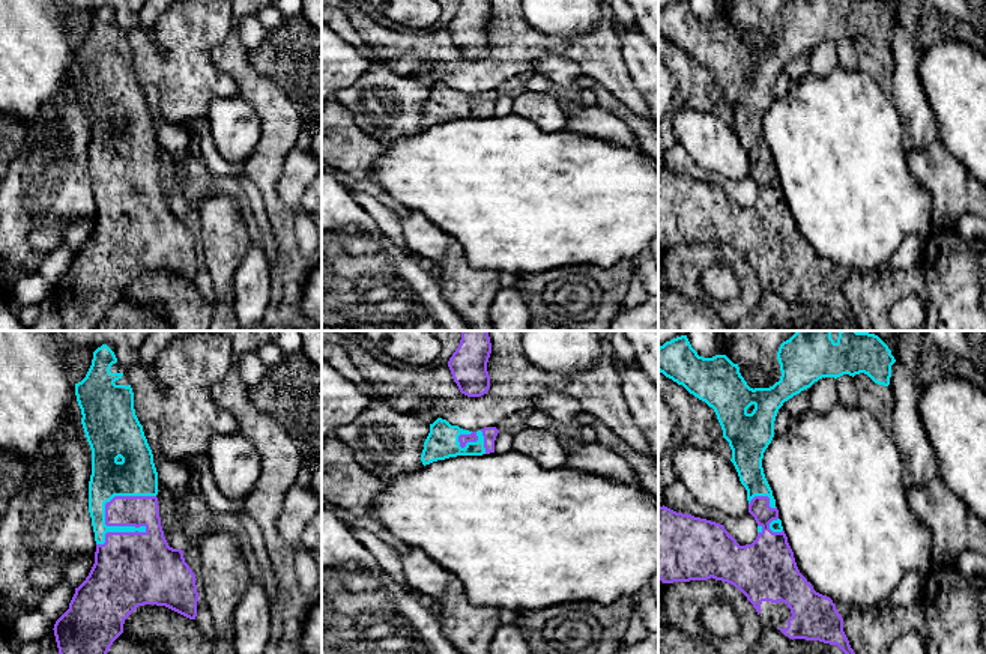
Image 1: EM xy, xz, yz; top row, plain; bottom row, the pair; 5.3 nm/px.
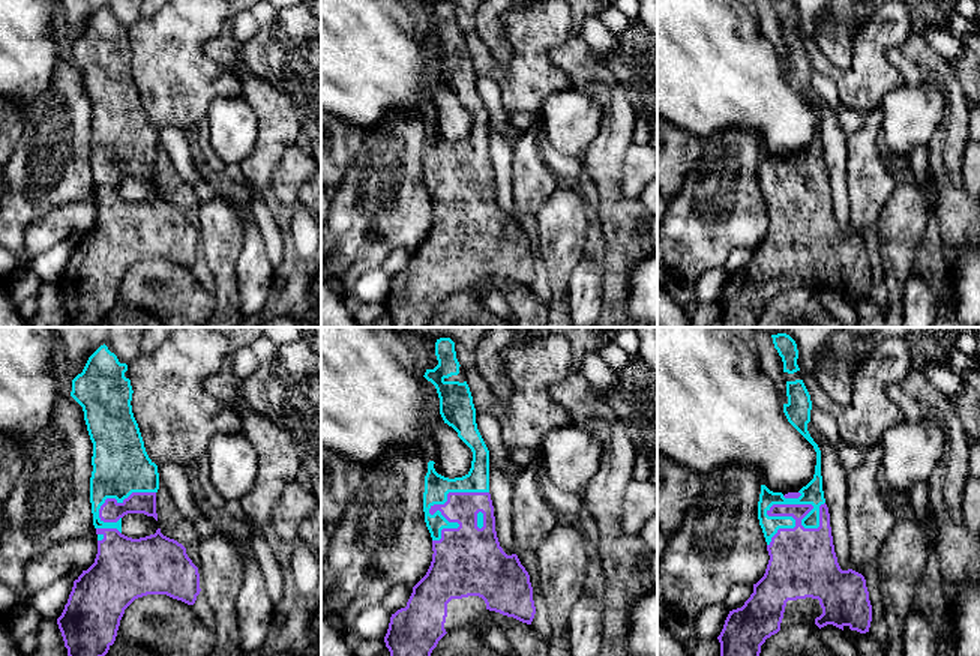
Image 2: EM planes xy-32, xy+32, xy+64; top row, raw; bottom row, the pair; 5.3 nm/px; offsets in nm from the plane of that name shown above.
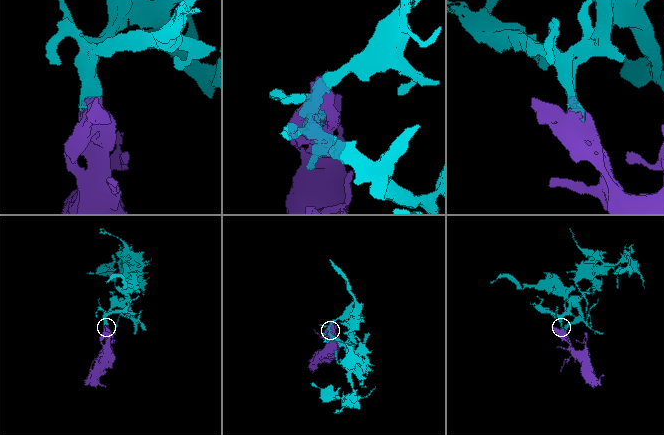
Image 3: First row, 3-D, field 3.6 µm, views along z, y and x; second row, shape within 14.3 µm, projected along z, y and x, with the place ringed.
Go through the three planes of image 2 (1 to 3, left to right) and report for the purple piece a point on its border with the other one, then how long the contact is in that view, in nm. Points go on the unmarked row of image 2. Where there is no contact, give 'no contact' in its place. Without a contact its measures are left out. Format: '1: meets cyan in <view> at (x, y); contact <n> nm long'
1: meets cyan in xy-32 at (122, 164); contact 340 nm long
2: meets cyan in xy+32 at (428, 174); contact 400 nm long
3: meets cyan in xy+64 at (785, 167); contact 380 nm long

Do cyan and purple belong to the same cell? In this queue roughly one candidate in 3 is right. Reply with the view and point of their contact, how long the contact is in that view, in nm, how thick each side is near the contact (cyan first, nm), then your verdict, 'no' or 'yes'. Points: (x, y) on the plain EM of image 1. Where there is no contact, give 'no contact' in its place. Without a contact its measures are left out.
xy (110, 190) | 420 nm | 190/380 nm | yes

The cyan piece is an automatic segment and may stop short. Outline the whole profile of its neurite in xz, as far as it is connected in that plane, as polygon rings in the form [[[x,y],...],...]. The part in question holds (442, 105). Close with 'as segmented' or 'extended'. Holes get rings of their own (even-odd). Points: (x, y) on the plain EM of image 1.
[[[437,81],[430,87],[430,96],[424,105],[421,125],[425,129],[457,119],[482,119],[495,116],[498,96],[499,93],[496,90],[469,95],[458,89],[451,89],[446,83]]]; extended

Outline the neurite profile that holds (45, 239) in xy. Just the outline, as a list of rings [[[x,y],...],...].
[[[56,226],[42,227],[39,230],[33,230],[29,235],[30,247],[42,254],[51,253],[60,244],[59,230]]]

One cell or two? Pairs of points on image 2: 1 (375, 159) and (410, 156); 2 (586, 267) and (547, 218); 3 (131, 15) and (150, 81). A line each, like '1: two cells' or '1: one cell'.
1: one cell
2: two cells
3: two cells

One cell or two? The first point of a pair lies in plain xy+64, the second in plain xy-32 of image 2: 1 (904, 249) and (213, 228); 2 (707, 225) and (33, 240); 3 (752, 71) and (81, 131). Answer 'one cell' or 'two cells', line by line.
1: one cell
2: two cells
3: two cells

